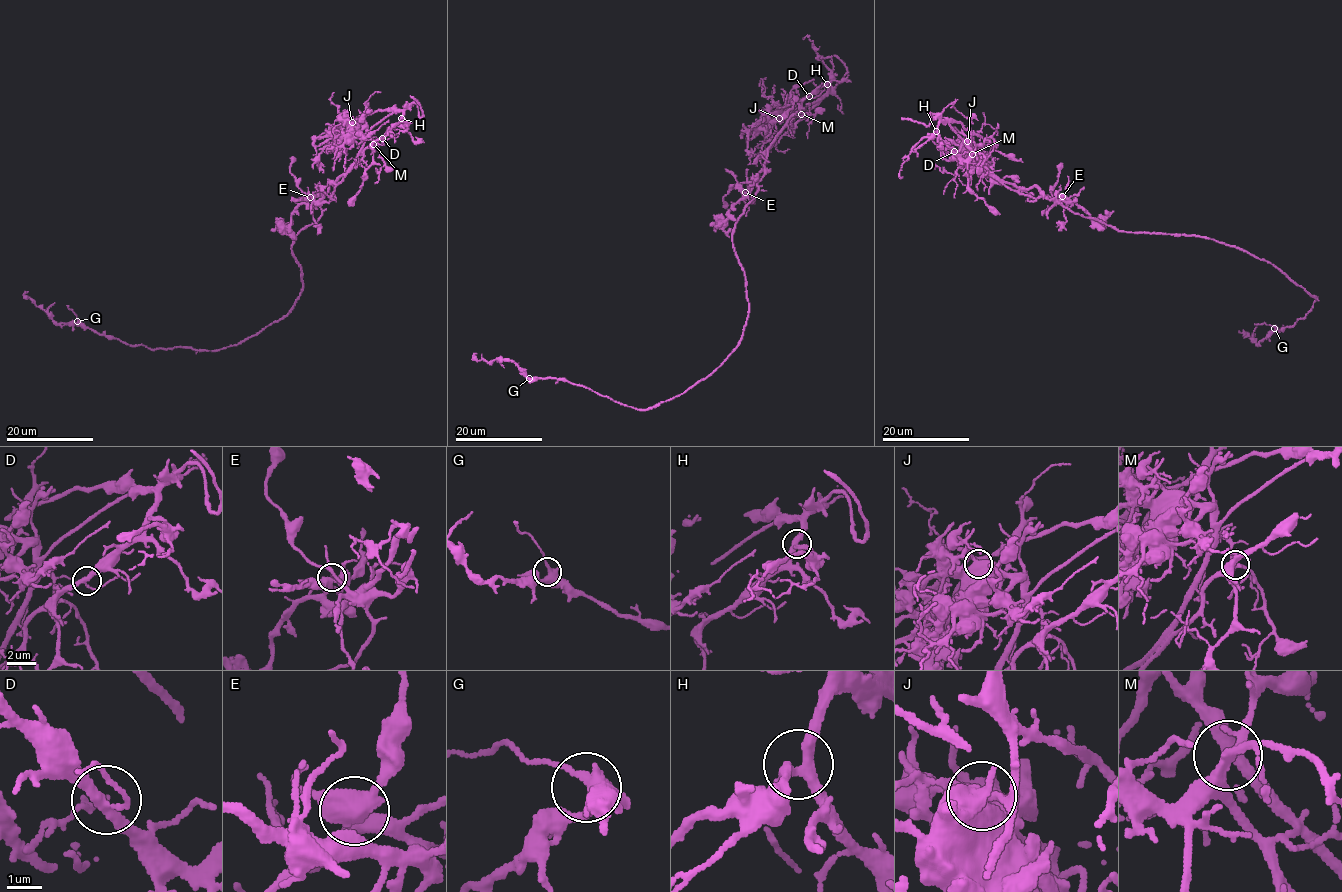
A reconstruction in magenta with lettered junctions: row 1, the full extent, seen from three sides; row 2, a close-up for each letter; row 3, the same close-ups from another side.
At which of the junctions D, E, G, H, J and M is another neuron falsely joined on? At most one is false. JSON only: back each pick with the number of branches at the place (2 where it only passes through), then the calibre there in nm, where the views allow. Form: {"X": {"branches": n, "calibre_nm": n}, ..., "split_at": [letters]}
{"J": {"branches": 3, "calibre_nm": 460}, "split_at": ["J"]}

